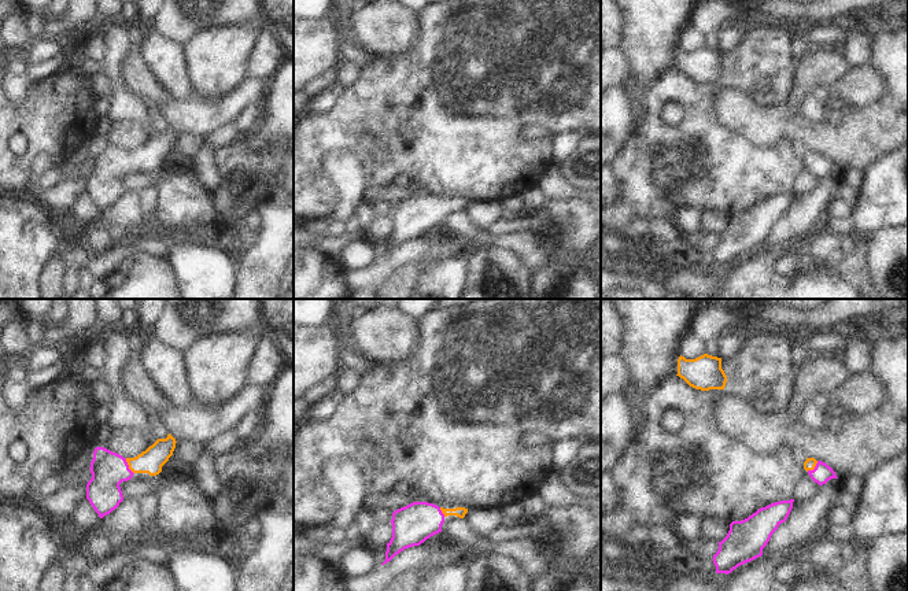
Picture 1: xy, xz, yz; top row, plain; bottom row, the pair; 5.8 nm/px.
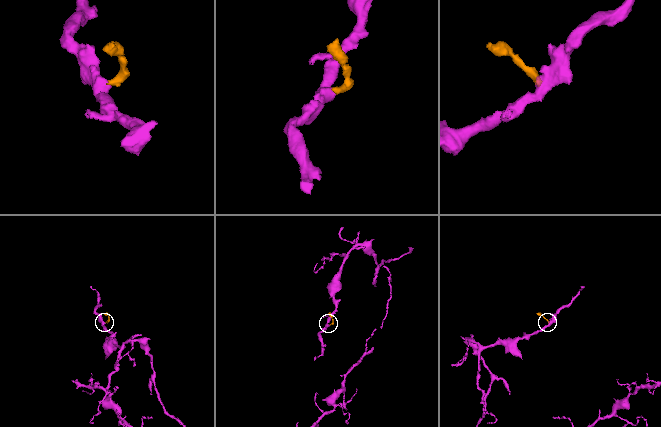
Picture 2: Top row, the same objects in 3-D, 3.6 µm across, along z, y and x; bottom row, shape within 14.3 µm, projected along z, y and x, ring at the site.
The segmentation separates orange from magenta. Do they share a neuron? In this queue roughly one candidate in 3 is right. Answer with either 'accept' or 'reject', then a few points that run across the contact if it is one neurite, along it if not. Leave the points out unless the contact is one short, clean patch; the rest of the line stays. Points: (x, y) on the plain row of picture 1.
accept; line xy (150, 154), (129, 159), (109, 162)

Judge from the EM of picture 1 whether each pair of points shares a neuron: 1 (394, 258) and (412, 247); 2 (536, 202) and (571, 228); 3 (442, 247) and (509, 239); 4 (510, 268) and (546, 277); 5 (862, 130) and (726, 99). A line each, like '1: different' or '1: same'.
1: same
2: same
3: different
4: different
5: same

